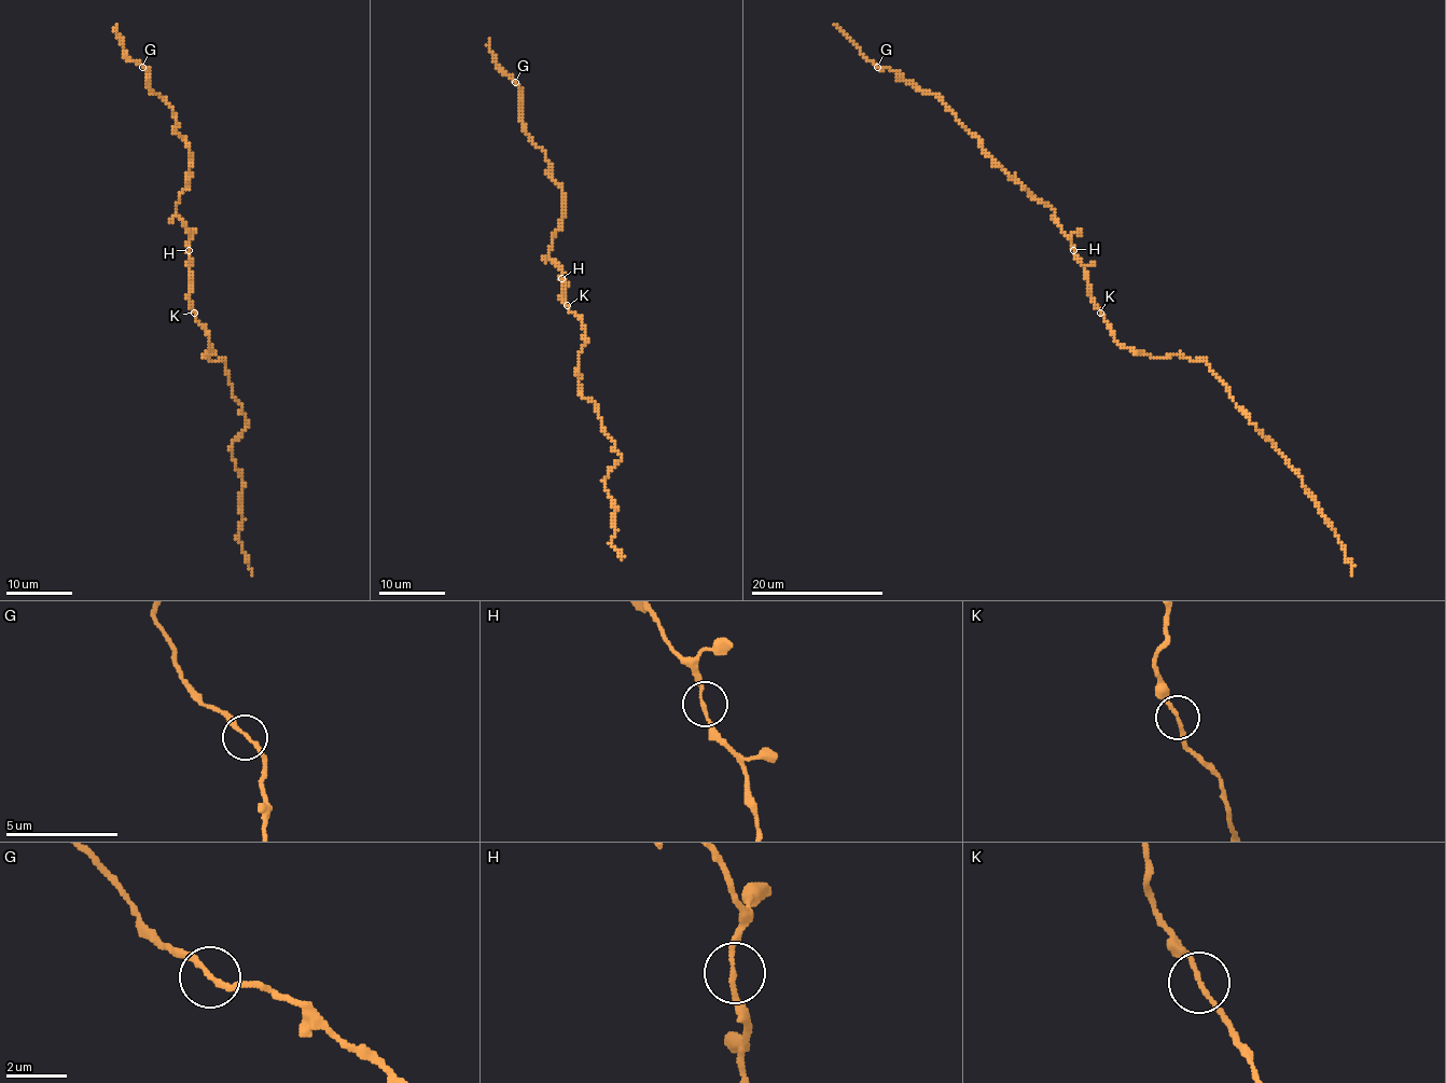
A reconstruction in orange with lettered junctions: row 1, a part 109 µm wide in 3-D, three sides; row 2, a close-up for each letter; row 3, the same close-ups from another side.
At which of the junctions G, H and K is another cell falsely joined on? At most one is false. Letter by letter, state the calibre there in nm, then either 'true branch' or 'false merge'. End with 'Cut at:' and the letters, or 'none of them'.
G: calibre 160 nm; true branch
H: calibre 140 nm; true branch
K: calibre 140 nm; true branch
Cut at: none of them

